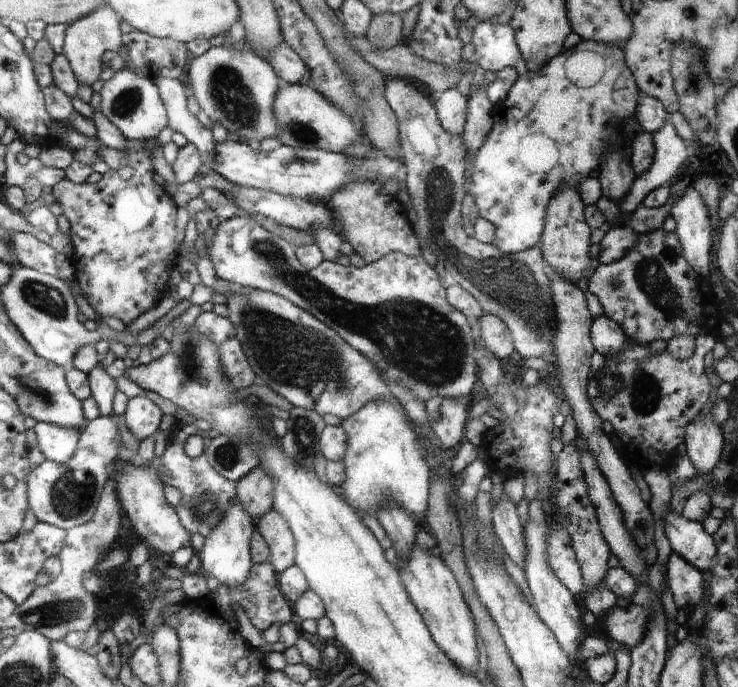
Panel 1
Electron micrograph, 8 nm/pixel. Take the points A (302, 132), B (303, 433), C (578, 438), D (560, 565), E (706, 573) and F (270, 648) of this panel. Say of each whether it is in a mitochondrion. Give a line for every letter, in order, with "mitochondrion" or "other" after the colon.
A: mitochondrion
B: mitochondrion
C: other
D: other
E: other
F: other

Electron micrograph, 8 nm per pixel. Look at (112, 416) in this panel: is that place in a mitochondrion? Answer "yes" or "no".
no

